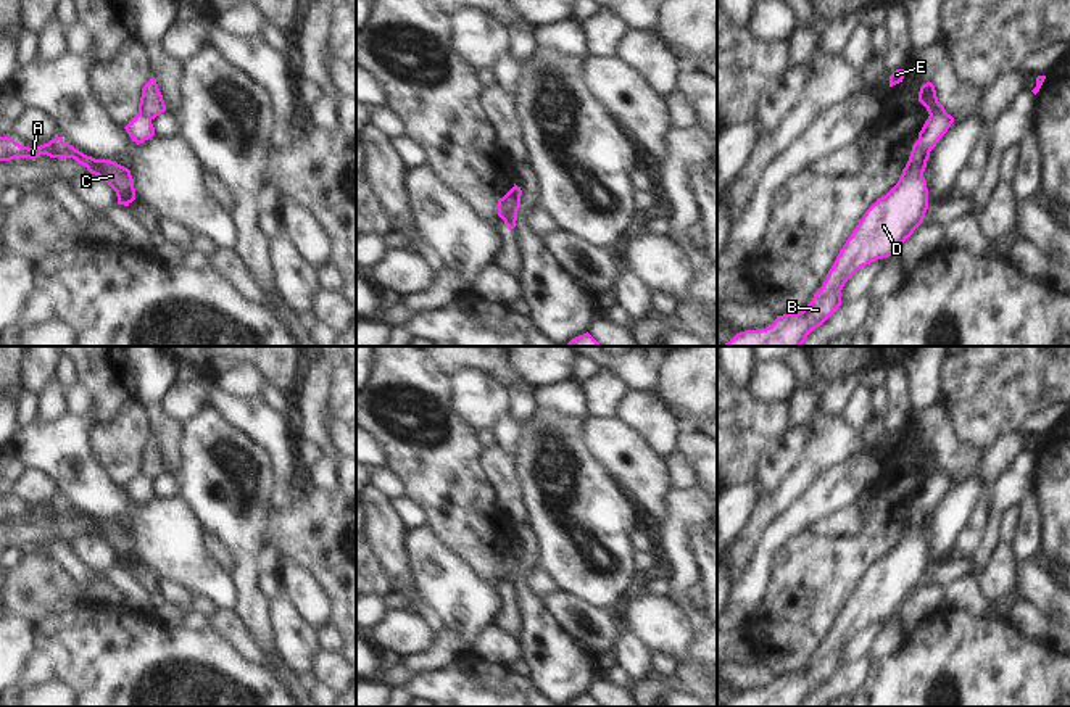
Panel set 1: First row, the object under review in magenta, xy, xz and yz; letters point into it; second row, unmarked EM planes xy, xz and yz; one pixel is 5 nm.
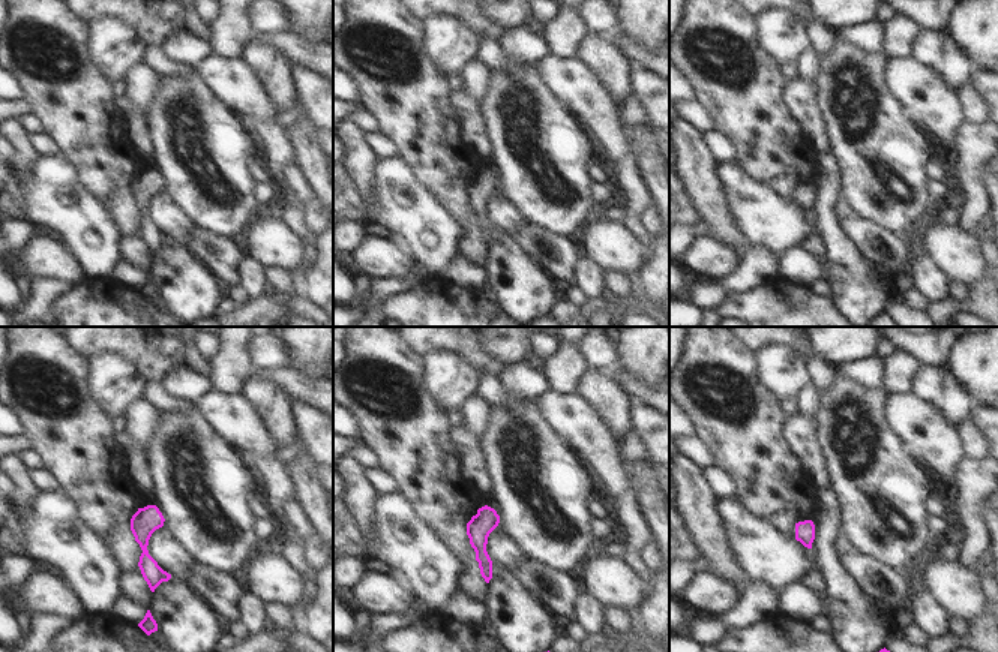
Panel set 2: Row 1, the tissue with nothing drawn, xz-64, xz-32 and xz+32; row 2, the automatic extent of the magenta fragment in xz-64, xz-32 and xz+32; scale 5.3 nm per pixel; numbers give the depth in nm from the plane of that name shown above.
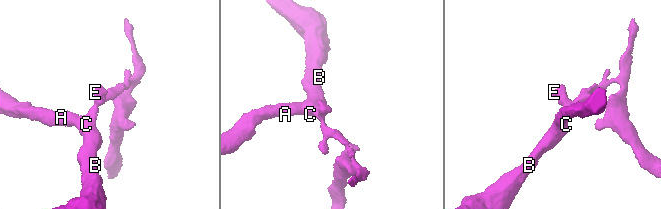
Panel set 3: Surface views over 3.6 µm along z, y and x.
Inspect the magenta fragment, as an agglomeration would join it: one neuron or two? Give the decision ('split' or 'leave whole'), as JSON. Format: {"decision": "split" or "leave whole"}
{"decision": "split"}

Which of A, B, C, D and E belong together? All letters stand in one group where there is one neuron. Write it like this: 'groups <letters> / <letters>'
groups A B C D / E

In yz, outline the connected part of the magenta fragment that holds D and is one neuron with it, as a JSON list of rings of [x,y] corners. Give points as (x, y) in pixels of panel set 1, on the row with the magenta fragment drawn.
[[[948,113],[928,116],[919,140],[912,145],[912,151],[898,184],[881,198],[878,198],[862,216],[851,237],[840,250],[822,288],[814,295],[812,301],[796,314],[777,316],[773,324],[759,330],[744,330],[736,333],[724,346],[801,346],[807,335],[820,327],[841,306],[841,290],[844,283],[864,266],[891,256],[896,248],[904,243],[914,230],[923,222],[928,209],[928,188],[923,177],[930,151],[939,139],[948,132],[954,118]]]

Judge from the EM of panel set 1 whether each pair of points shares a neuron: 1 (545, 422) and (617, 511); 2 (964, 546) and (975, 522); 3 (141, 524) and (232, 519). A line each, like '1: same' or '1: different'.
1: same
2: same
3: different

